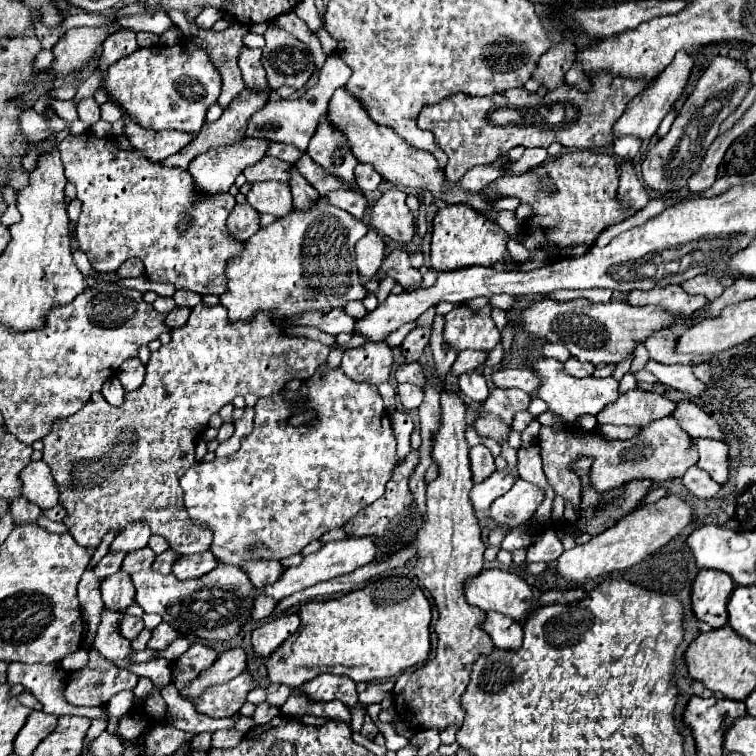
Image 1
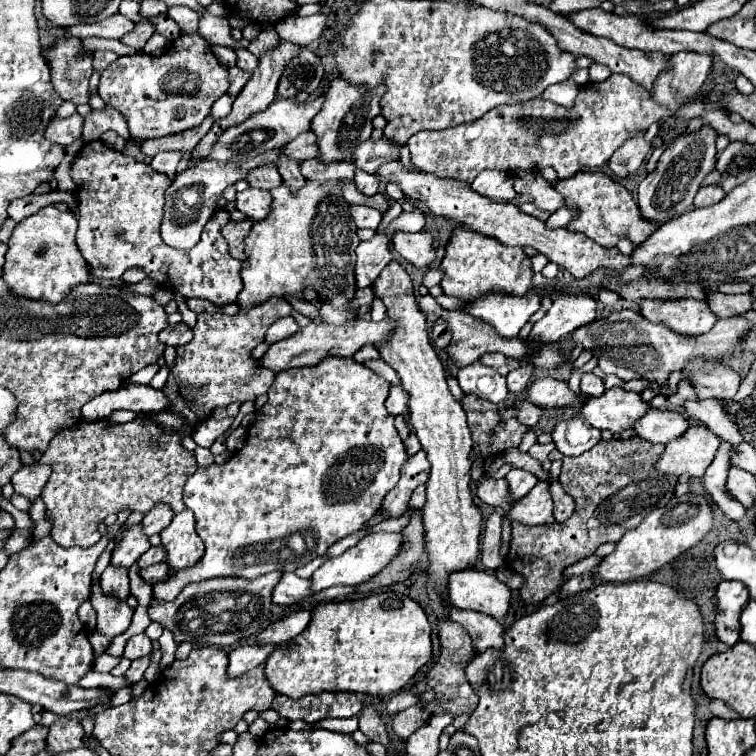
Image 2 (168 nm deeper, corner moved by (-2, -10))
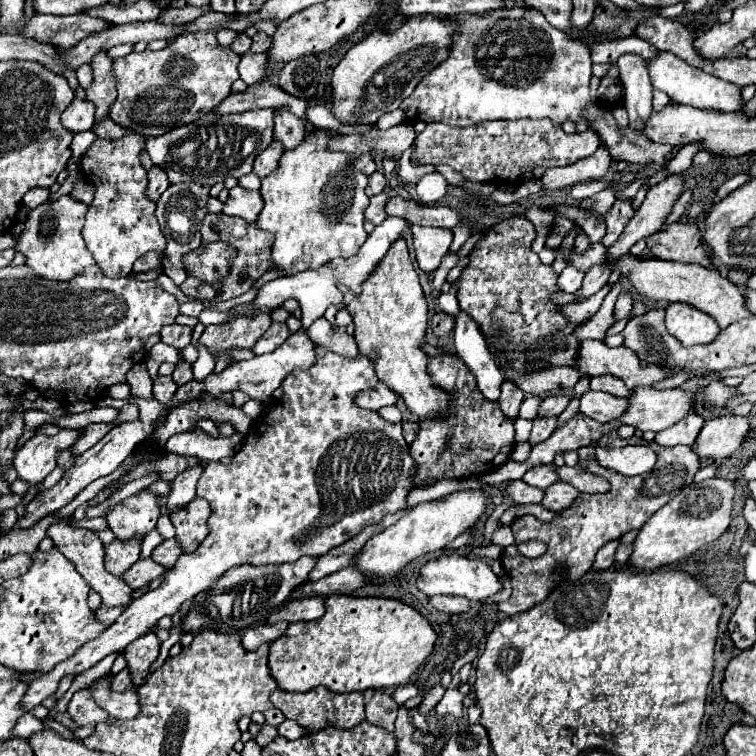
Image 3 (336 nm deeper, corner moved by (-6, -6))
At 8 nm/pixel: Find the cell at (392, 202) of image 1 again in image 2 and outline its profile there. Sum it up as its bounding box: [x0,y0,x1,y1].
[391,232,435,266]

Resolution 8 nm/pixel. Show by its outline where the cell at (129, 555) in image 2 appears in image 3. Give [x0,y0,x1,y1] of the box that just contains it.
[105,490,159,540]

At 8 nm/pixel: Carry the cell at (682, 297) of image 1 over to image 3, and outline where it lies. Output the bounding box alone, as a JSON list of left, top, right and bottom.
[665,304,719,346]

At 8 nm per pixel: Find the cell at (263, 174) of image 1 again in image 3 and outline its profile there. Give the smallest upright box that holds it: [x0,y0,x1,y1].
[253,140,283,178]

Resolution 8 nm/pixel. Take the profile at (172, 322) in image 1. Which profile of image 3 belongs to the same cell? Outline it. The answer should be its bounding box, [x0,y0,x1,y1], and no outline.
[161,324,193,350]

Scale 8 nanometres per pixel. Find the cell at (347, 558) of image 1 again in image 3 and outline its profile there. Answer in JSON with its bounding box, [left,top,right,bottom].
[357,490,489,578]

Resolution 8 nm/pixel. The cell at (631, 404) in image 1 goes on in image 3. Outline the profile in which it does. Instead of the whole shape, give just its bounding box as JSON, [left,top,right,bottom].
[655,414,705,448]

